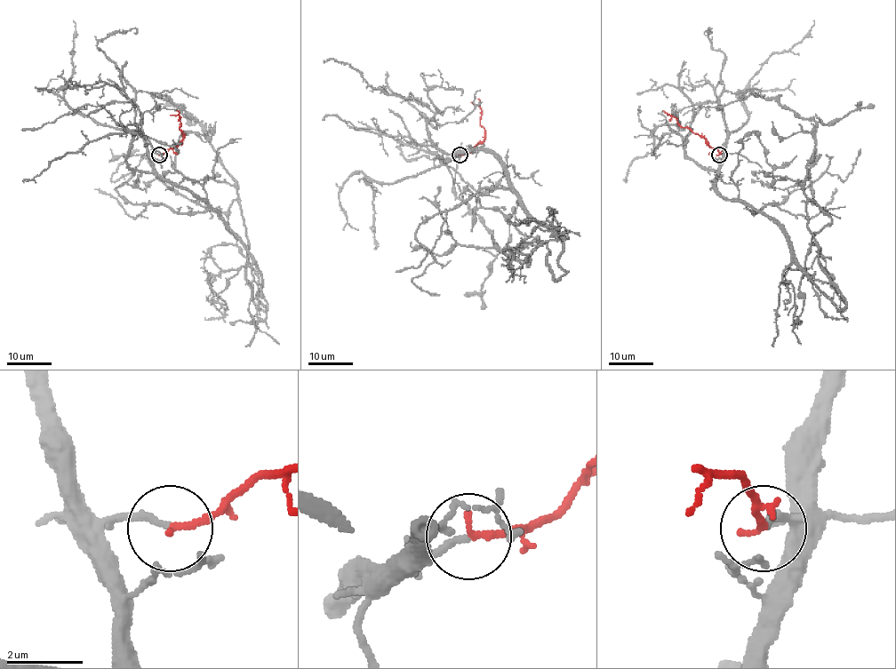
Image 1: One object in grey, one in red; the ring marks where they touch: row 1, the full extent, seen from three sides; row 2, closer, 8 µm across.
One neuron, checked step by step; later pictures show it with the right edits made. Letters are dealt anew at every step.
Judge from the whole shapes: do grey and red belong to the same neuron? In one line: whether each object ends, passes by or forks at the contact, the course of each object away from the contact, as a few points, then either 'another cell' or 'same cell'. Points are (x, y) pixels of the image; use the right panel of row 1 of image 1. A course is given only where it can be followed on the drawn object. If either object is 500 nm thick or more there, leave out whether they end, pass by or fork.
grey ends; red ends; course grey (720, 155), (716, 189), (767, 215), (803, 270), (831, 222), (803, 189), (815, 123), (762, 96), (722, 110); course red (720, 155), (703, 138), (683, 127), (675, 117), (663, 110); same cell

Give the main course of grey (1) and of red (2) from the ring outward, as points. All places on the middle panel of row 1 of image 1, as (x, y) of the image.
1: (460, 155), (489, 150), (556, 234), (528, 266), (537, 238), (500, 250), (456, 196), (459, 157), (476, 157)
2: (460, 155), (469, 153), (484, 138), (477, 99)

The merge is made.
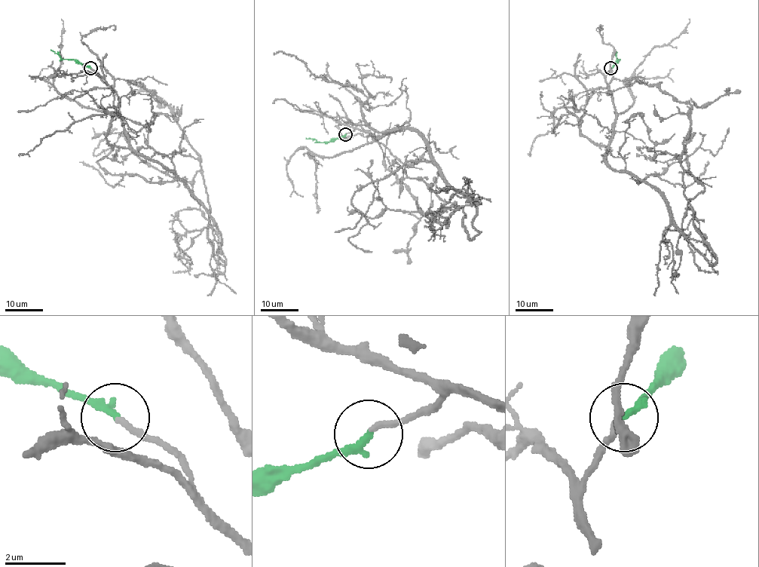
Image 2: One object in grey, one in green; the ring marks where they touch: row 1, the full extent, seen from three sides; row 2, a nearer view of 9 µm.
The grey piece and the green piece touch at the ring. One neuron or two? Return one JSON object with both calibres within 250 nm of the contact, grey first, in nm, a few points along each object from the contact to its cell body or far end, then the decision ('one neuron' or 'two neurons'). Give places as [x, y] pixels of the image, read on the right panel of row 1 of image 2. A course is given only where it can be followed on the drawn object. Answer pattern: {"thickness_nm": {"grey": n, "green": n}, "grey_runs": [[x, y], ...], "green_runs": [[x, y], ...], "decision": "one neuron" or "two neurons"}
{"thickness_nm": {"grey": 200, "green": 260}, "grey_runs": [[610, 68], [606, 162], [650, 184], [680, 231], [704, 190], [680, 162], [690, 105], [645, 83], [611, 95]], "green_runs": [[610, 68], [619, 59], [614, 49]], "decision": "one neuron"}

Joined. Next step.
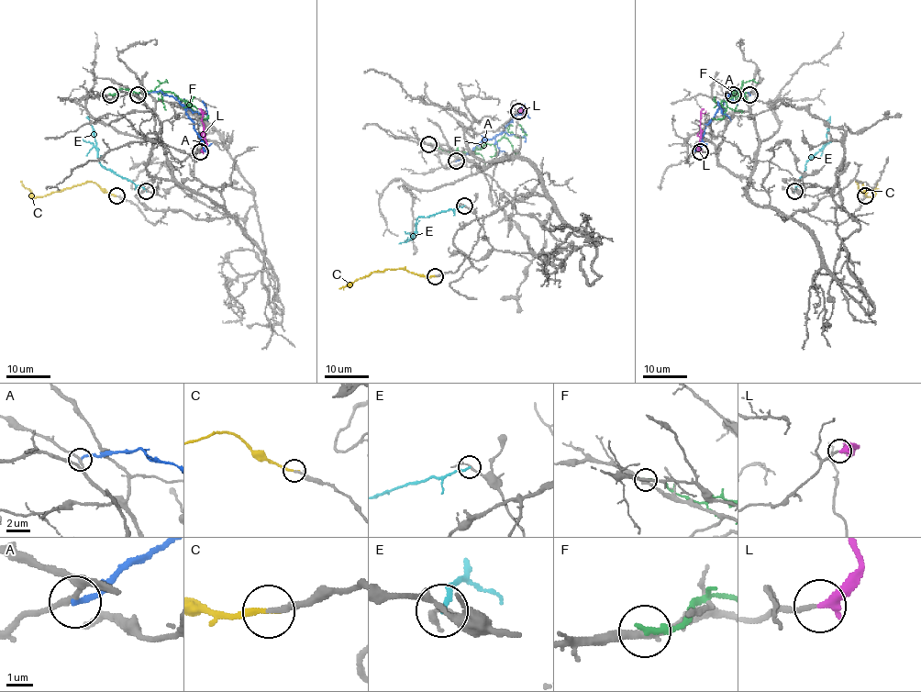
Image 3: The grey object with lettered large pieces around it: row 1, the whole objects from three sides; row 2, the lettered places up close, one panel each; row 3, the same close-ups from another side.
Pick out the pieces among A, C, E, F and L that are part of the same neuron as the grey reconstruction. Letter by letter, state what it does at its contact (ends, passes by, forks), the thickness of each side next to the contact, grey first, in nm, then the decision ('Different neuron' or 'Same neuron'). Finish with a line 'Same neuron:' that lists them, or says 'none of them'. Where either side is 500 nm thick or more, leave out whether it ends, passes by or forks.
A: It ends there. Thickness 190 nm (grey) against 220 nm. Different neuron
C: It ends there. Thickness 190 nm (grey) against 200 nm. Same neuron
E: It ends there. Thickness 170 nm (grey) against 170 nm. Different neuron
F: It ends there. Thickness 280 nm (grey) against 220 nm. Different neuron
L: It ends there. Thickness 180 nm (grey) against 380 nm. Same neuron
Same neuron: C, L

